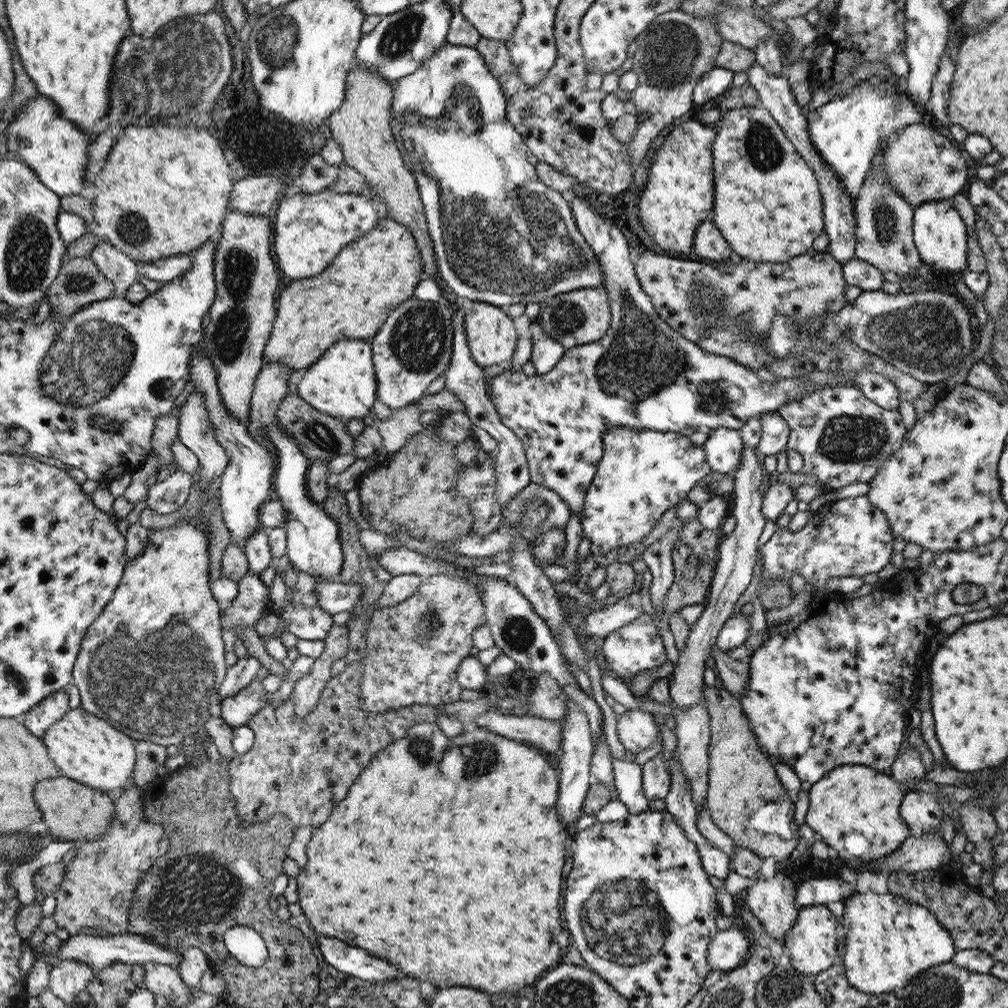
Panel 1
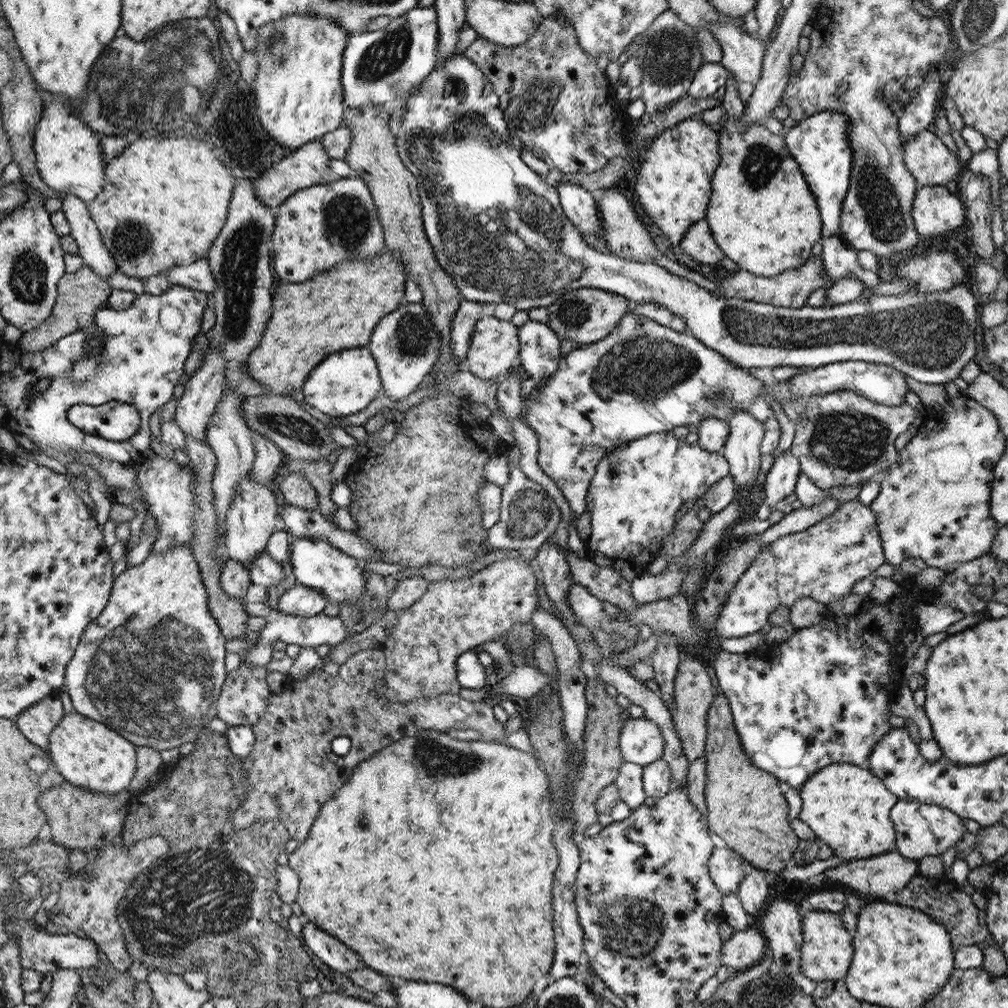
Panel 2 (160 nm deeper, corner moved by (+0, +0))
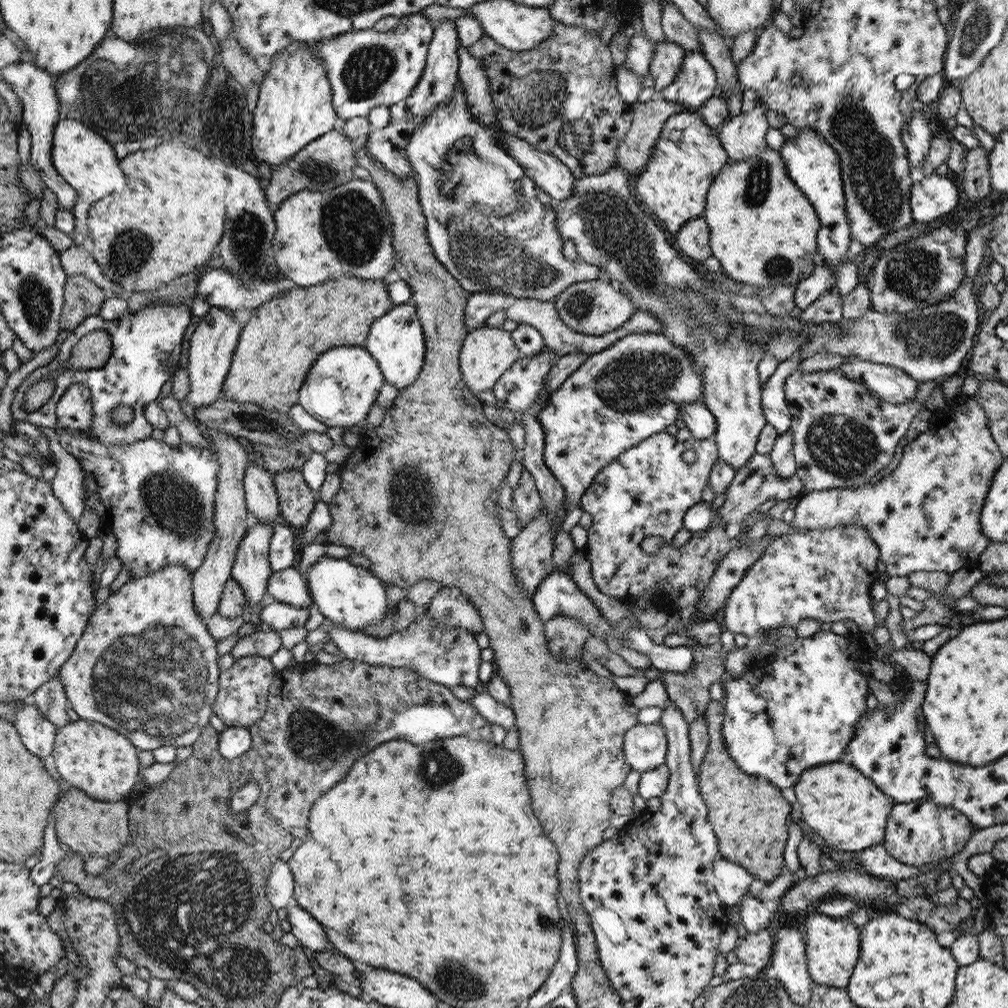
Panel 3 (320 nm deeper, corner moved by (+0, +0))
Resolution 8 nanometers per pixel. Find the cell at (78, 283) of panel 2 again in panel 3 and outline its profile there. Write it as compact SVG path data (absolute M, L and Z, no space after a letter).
M72 275L66 282L66 302L60 318L62 330L74 330L85 318L97 315L109 293L89 276Z

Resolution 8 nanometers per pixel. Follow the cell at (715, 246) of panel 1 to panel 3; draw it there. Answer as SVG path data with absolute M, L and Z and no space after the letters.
M703 217L686 222L674 238L682 251L694 260L704 262L711 256L709 228Z

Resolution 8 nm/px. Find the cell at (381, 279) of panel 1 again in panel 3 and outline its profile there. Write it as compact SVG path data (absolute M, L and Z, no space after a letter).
M342 277L320 285L297 286L245 314L240 344L222 385L222 396L288 413L300 400L301 386L317 358L333 348L363 346L373 322L394 307L387 283Z

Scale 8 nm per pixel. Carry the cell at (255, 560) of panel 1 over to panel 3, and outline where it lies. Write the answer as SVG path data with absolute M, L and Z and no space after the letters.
M294 567L274 571L269 578L269 593L274 601L289 603L290 606L298 608L310 608L310 612L316 606L306 579Z

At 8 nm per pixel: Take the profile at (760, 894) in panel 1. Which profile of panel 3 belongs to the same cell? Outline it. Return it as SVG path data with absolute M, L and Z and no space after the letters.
M780 927L777 937L774 937L773 959L771 965L777 970L776 979L788 990L790 998L800 1006L806 1006L811 999L814 985L807 967L806 944L802 942L802 934L796 927Z

